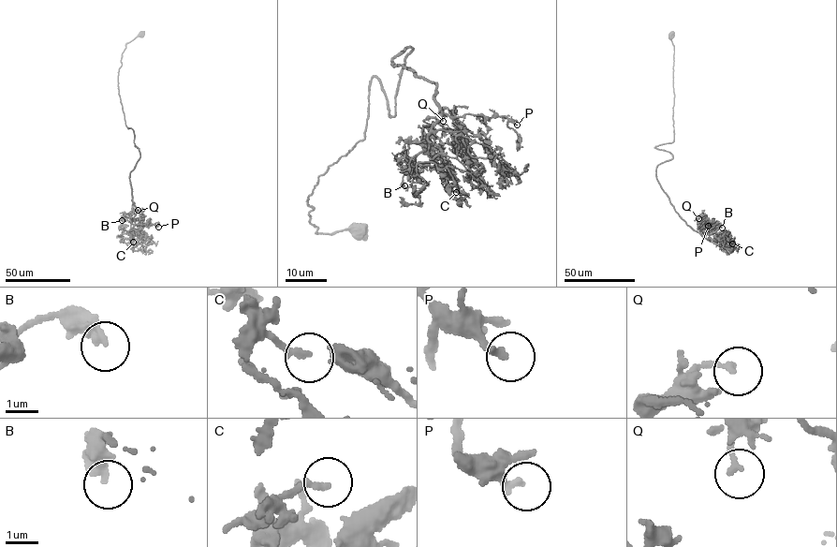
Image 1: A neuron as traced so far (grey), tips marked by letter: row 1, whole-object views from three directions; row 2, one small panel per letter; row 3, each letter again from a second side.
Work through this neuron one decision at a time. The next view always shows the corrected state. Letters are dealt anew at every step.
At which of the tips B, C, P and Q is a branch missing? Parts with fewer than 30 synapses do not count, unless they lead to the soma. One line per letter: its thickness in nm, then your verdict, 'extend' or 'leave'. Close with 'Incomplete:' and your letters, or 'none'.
B: 300 nm | leave
C: 120 nm | leave
P: 200 nm | leave
Q: 160 nm | leave
Incomplete: none

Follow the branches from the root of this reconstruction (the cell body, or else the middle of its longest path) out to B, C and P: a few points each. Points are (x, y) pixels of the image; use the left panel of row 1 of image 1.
B: (141, 34), (125, 45), (118, 72), (125, 125), (133, 130), (140, 154), (129, 178), (134, 225), (122, 220)
C: (141, 34), (125, 45), (118, 76), (140, 154), (129, 178), (134, 225), (123, 240), (131, 249), (133, 242)
P: (141, 34), (125, 45), (118, 88), (125, 125), (133, 130), (140, 154), (129, 178), (134, 219), (158, 227)

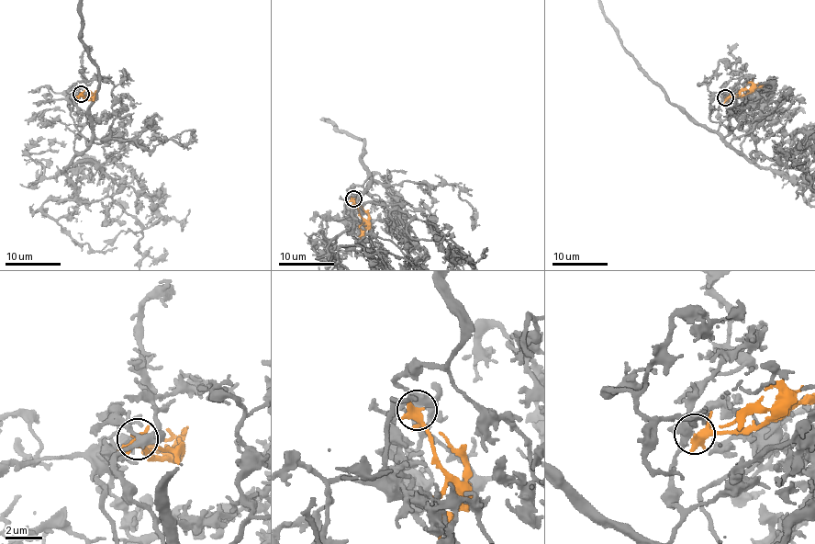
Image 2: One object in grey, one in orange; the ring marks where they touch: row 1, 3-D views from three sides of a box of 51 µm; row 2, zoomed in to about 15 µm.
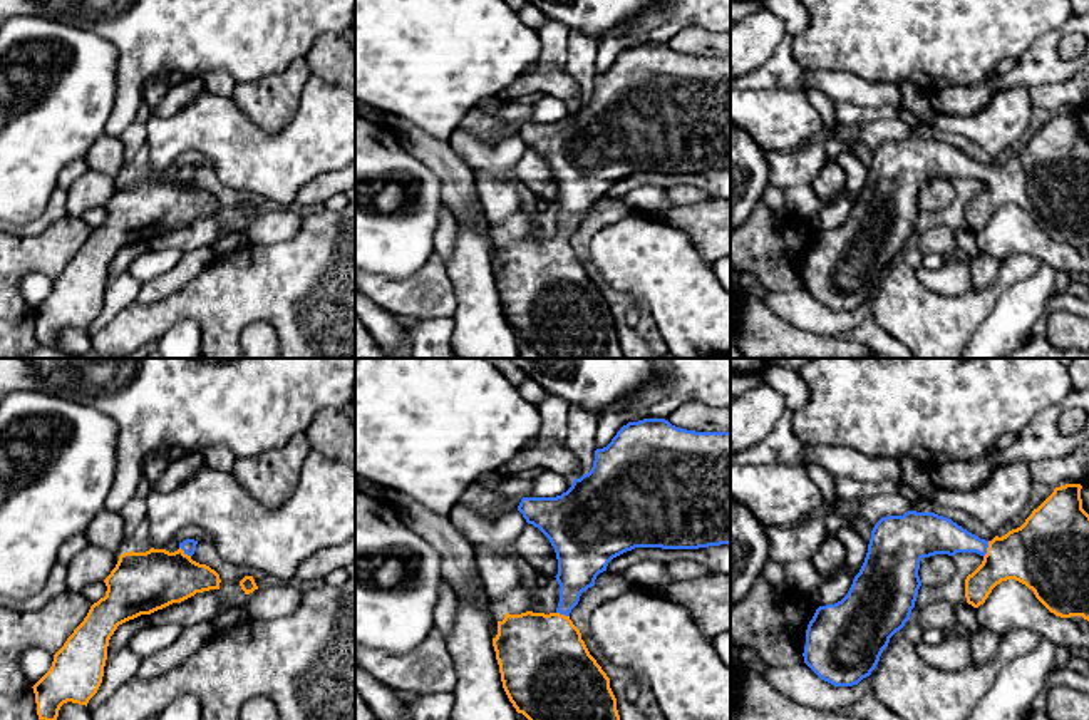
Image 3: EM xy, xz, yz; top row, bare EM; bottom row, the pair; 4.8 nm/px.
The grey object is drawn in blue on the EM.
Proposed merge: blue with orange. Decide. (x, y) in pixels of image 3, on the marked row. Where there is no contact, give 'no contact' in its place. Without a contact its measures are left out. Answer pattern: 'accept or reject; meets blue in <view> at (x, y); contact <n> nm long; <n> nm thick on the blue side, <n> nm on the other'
accept; meets blue in yz at (985, 550); contact 80 nm long; 190 nm thick on the blue side, 320 nm on the other

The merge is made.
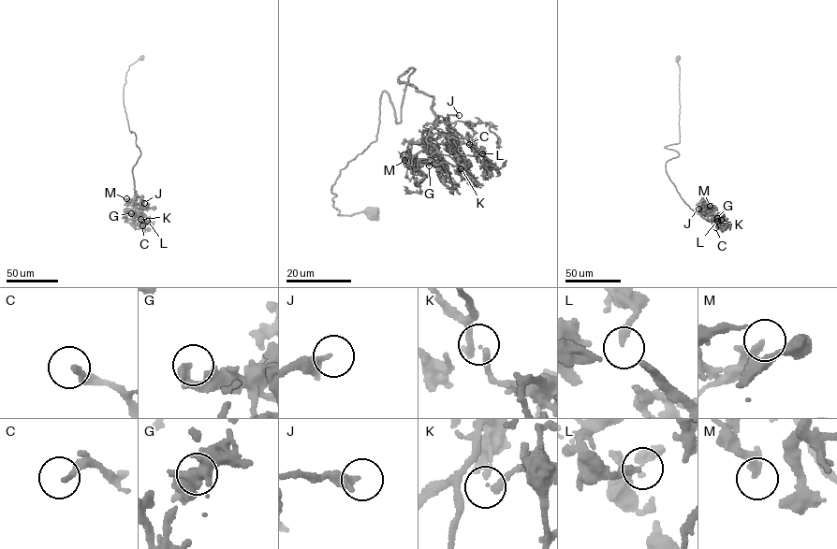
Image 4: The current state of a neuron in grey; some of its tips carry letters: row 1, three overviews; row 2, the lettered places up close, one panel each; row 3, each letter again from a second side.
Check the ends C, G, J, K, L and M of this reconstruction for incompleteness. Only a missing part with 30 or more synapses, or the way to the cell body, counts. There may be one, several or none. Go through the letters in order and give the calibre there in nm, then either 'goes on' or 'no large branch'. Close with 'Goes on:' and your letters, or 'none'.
C: 180 nm | no large branch
G: 360 nm | no large branch
J: 320 nm | goes on
K: 120 nm | no large branch
L: 240 nm | no large branch
M: 190 nm | no large branch
Goes on: J

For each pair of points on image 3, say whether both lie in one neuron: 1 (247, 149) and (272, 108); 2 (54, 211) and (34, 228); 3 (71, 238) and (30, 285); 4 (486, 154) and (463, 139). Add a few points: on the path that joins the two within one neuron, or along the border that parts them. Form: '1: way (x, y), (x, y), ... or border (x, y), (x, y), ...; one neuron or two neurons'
1: border (232, 101), (268, 133), (277, 133), (297, 113); two neurons
2: way (49, 216), (39, 225); one neuron
3: border (41, 272), (19, 283), (30, 312); two neurons
4: way (481, 154), (468, 144); one neuron

